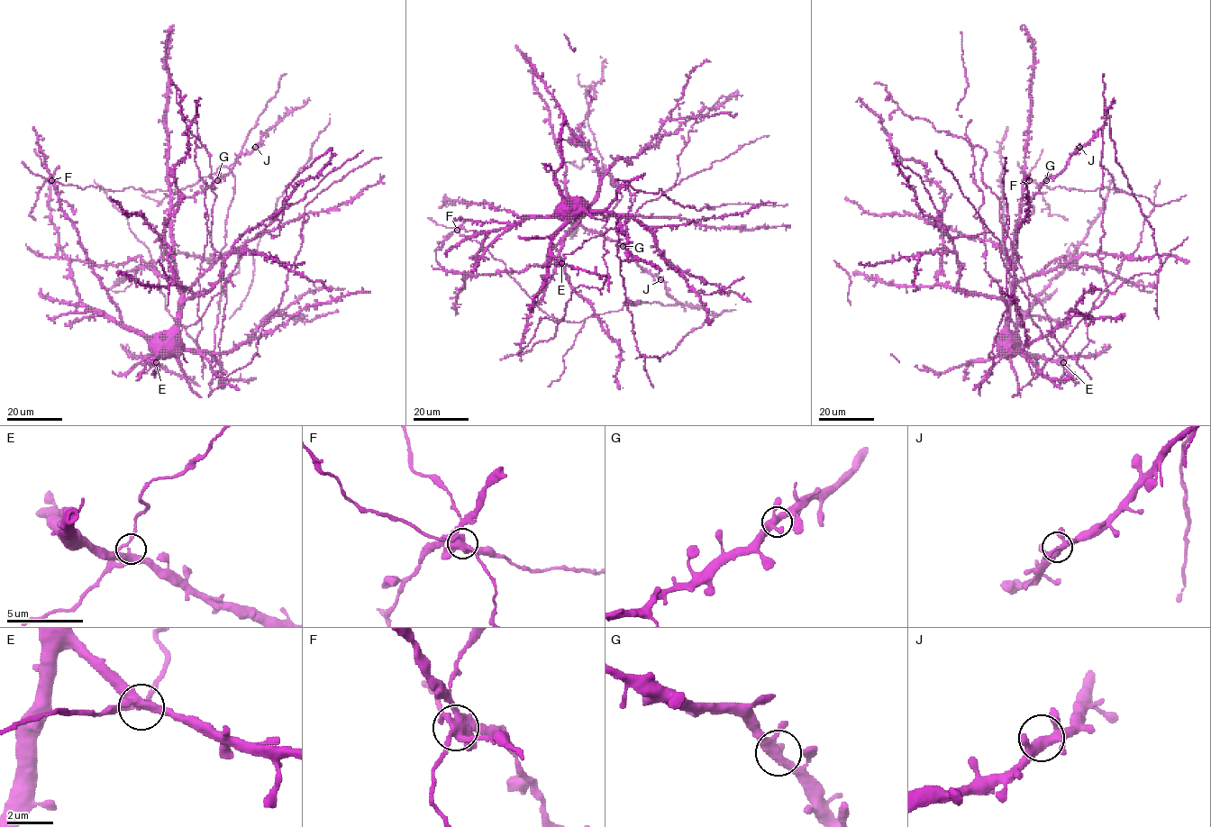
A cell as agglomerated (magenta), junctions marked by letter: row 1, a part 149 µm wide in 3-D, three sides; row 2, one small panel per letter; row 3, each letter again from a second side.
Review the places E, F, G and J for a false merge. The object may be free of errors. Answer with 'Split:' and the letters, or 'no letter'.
Split: F

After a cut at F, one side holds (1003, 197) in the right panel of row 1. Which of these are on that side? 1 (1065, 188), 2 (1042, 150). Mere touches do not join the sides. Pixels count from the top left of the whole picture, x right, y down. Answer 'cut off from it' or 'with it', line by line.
1: with it
2: cut off from it

